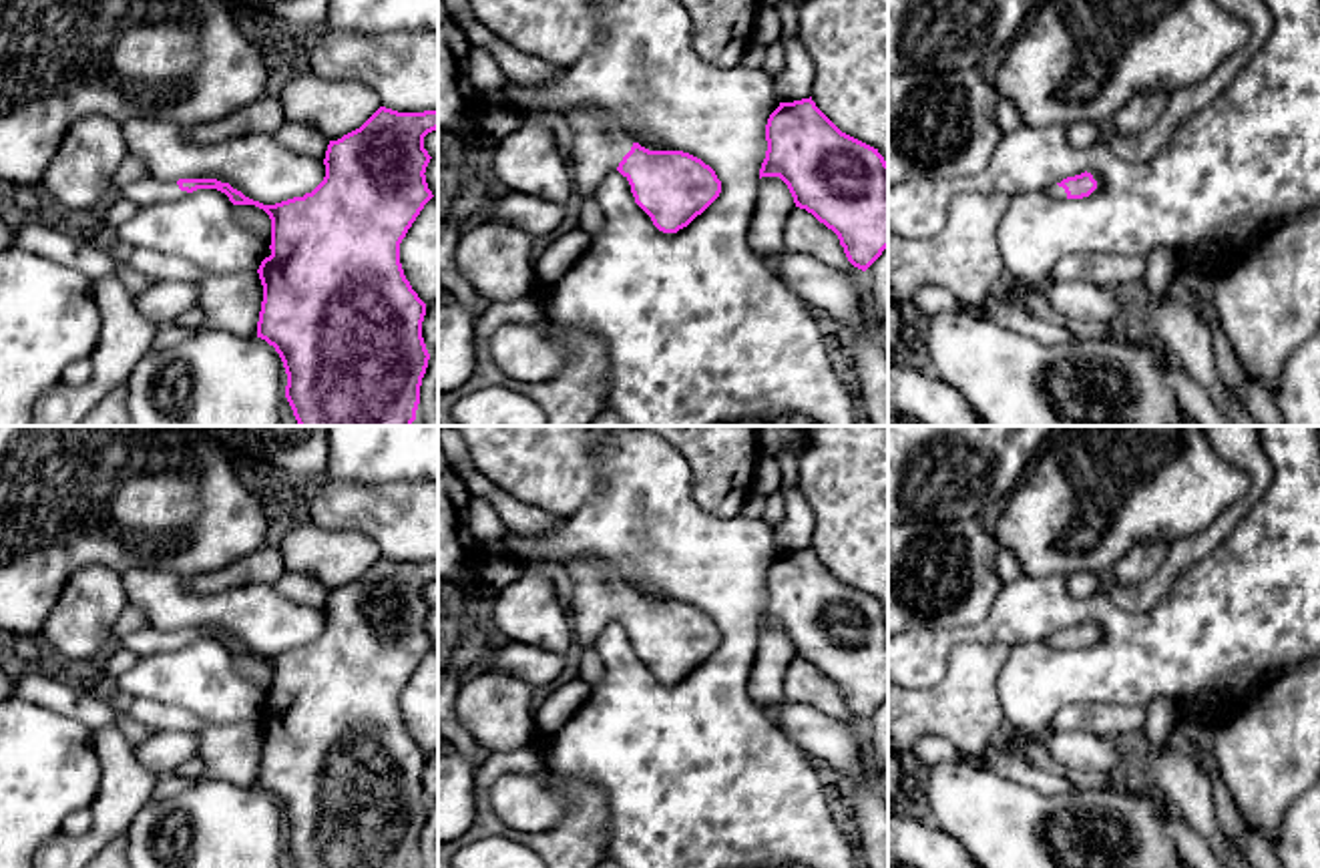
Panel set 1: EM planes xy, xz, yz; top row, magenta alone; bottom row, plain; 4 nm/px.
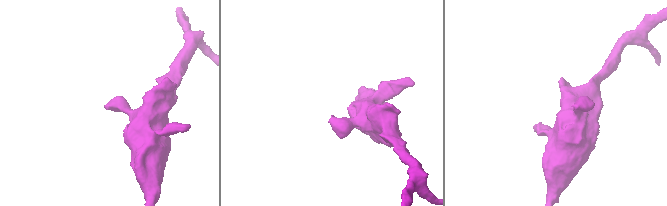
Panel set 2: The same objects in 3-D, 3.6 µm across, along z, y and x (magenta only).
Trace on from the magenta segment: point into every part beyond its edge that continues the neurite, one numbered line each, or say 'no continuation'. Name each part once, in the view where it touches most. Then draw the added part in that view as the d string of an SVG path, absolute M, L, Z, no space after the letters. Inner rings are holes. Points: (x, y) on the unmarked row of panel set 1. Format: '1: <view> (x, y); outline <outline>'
1: xz (599, 597); outline M591 555L563 567L575 583L575 601L569 607L575 643L581 649L595 647L601 629L619 617L635 591L621 583L607 563Z

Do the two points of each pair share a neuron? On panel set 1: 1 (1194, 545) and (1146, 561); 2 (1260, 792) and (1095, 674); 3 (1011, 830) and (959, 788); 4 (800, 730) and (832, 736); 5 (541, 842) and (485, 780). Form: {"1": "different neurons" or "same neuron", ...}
{"1": "different neurons", "2": "different neurons", "3": "same neuron", "4": "same neuron", "5": "same neuron"}

